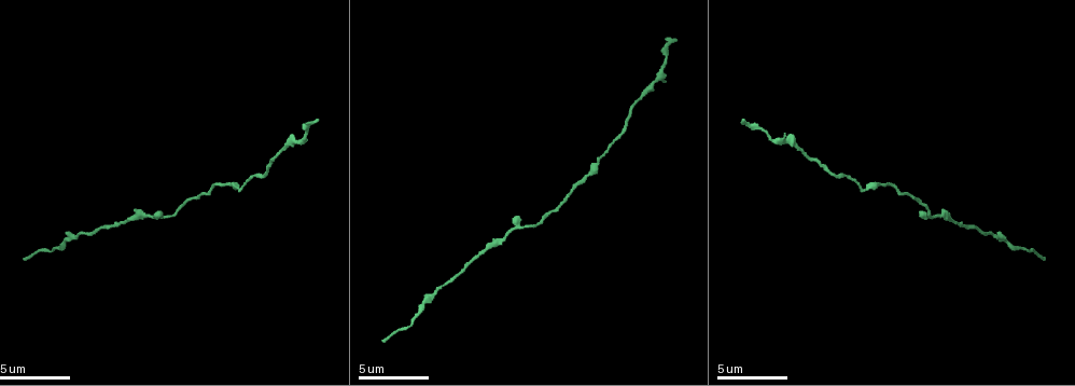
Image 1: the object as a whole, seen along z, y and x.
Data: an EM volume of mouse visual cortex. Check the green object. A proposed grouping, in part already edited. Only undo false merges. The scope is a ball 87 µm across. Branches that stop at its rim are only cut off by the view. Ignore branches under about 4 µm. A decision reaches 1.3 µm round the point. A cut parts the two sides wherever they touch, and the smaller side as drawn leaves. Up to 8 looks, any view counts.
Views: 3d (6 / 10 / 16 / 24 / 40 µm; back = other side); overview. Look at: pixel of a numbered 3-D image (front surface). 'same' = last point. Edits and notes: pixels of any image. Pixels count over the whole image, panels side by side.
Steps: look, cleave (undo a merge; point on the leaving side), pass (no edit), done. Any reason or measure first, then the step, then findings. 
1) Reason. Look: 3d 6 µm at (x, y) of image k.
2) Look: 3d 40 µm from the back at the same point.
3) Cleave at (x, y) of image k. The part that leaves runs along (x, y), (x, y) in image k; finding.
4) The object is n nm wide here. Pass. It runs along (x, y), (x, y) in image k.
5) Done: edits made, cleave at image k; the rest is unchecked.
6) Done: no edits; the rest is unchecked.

Thin neck. Look: 3d 16 µm at (767, 131) of image 1.

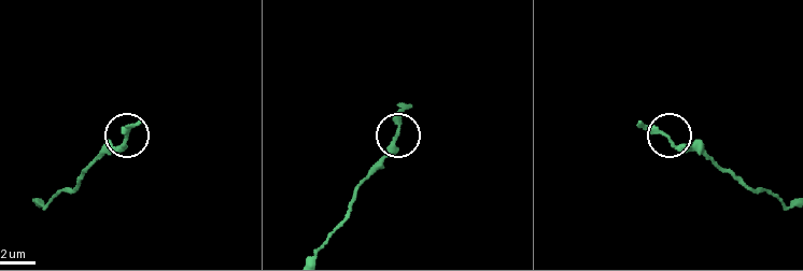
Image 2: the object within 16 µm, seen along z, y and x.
The object is 220 nm wide here. Pass. It runs along (785, 203), (720, 170), (698, 153), (680, 151), (670, 136) in image 2; all the same cell.

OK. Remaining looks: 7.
Sudden change in width. Look: 3d 6 µm at (157, 218) of image 1.

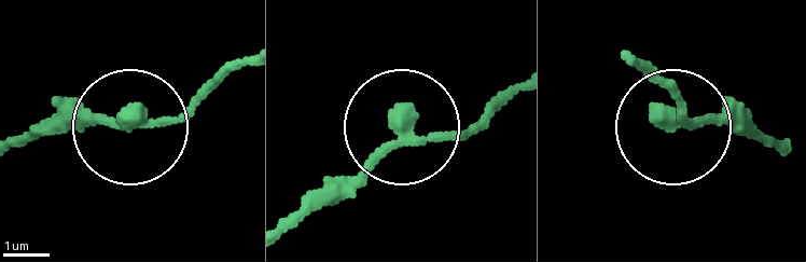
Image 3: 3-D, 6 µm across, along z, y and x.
The object is 320 nm wide here. Pass. It runs along (513, 85), (456, 132), (393, 136), (320, 201) in image 3; continuous, no second cell.

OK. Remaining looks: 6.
Calibre changes. Look: 3d 16 µm at (433, 292) of image 1.

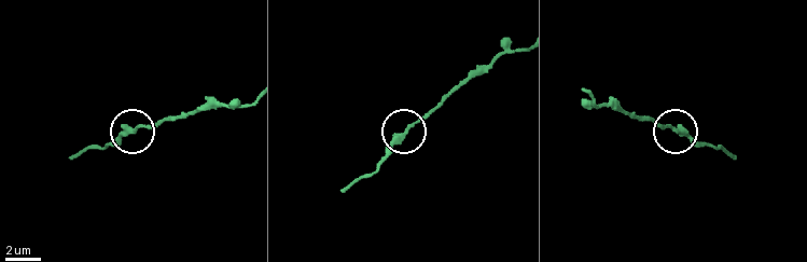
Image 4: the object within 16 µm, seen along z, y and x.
Look: 3d 6 µm at (136, 130) of image 4.

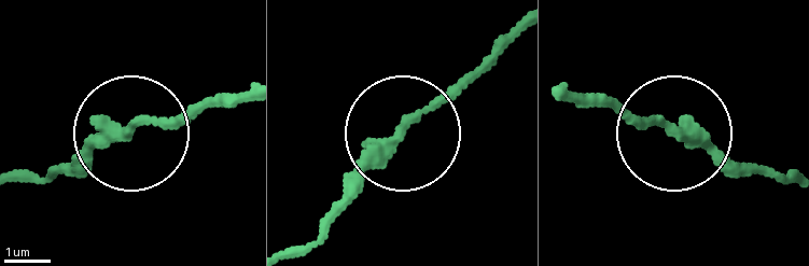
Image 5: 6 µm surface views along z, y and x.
Pass. It runs along (520, 20), (328, 213) in image 5; one cell here.

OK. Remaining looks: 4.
Calibre changes. Look: 3d 10 µm at (861, 189) of image 1.

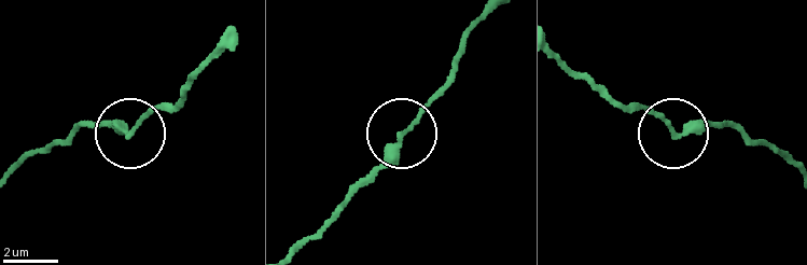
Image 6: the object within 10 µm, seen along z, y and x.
From behind. Look: 3d 10 µm from the back at (674, 130) of image 6.

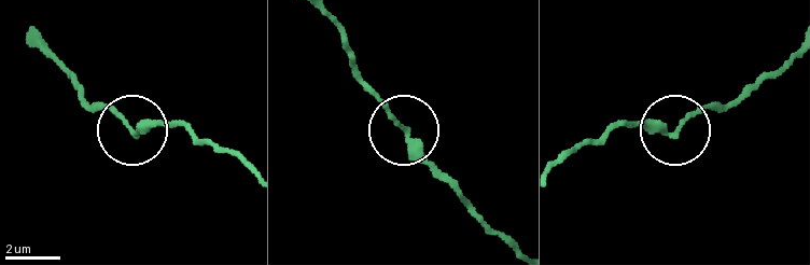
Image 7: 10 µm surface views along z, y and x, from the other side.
The object is 240 nm wide here. Pass. It runs along (220, 147), (173, 122), (133, 126), (85, 108) in image 7; continuous, no second cell.

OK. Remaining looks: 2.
Done: no edits; the rest is unchecked.

